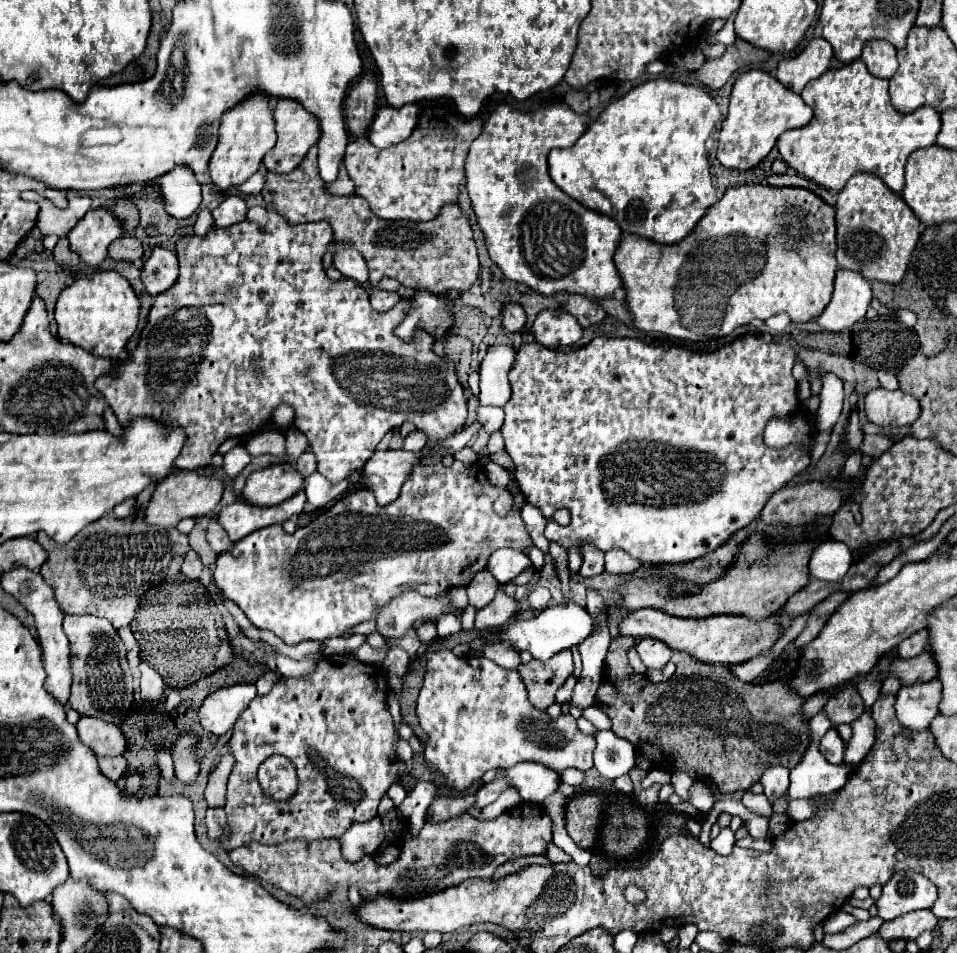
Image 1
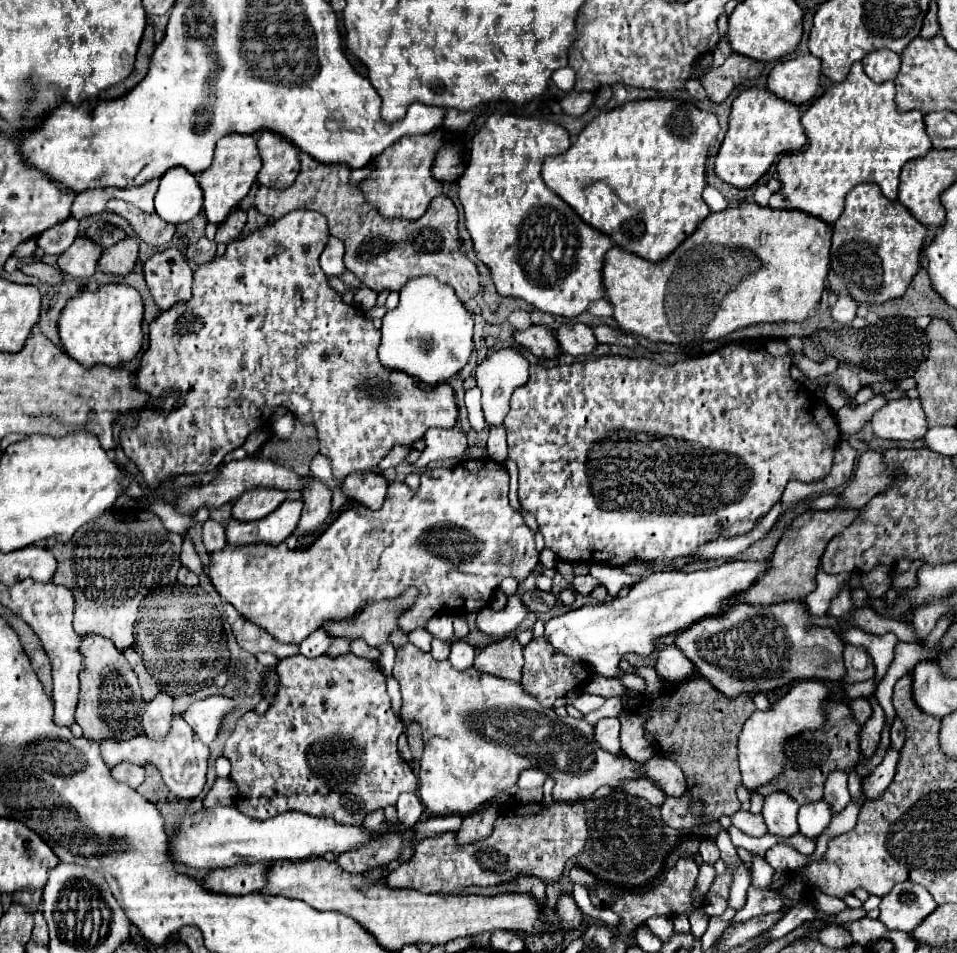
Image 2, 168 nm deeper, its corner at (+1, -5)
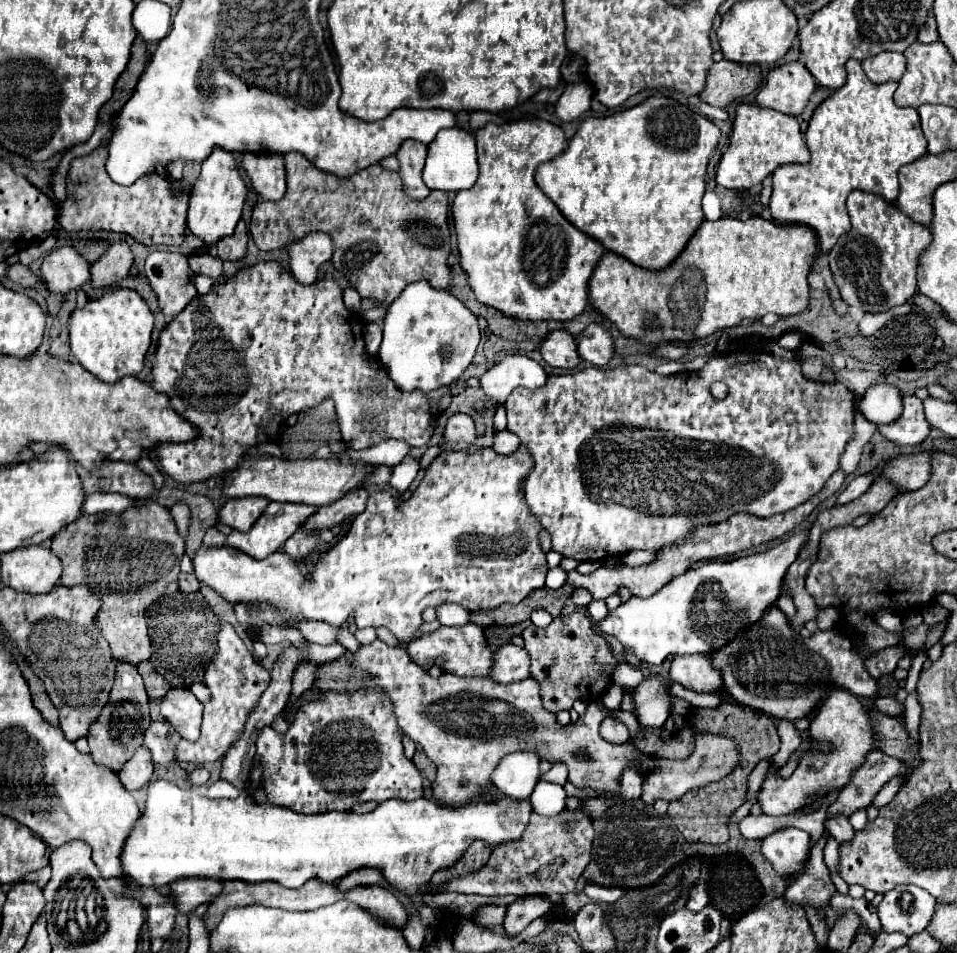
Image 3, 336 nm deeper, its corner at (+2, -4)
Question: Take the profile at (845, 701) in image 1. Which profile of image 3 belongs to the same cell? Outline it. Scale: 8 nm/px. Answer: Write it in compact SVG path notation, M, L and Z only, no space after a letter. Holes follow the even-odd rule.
M880 697L876 699L876 709L886 713L886 715L904 715L904 703L898 703L896 697Z

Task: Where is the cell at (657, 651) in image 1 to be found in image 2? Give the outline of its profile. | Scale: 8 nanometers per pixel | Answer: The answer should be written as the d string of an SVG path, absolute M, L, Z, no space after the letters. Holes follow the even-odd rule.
M663 646L655 652L655 670L667 682L681 682L695 674L695 666L675 646Z

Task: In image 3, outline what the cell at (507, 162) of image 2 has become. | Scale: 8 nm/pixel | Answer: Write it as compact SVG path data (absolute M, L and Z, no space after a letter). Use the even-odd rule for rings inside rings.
M524 119L524 121L512 121L512 123L502 123L502 125L494 125L488 123L484 129L480 129L476 133L476 151L478 151L478 167L480 167L480 175L478 181L474 183L472 189L468 191L458 191L454 203L452 203L452 219L454 219L454 229L456 229L456 237L458 237L458 251L460 251L460 265L468 275L468 285L472 289L472 293L476 295L478 303L486 305L486 307L494 307L498 309L504 317L510 319L518 319L518 321L570 321L574 317L578 317L584 307L588 305L588 279L598 263L598 259L604 253L602 243L598 243L596 239L584 235L582 231L578 231L568 219L564 219L564 215L558 211L558 207L542 193L542 189L536 185L534 181L534 171L540 163L552 161L556 155L560 155L566 147L566 137L562 133L562 129L554 123L548 123L544 119Z

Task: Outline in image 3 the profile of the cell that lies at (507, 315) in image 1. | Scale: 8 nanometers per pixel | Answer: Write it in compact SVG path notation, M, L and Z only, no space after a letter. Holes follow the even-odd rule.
M568 331L550 333L544 339L540 351L548 365L560 367L560 369L574 369L582 361L576 349L576 339Z

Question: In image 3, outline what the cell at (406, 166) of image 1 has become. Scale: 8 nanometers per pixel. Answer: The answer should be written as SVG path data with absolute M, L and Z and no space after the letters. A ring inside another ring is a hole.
M404 141L396 157L400 161L400 177L404 183L404 193L412 199L424 199L430 193L430 189L422 181L426 145L420 141Z

